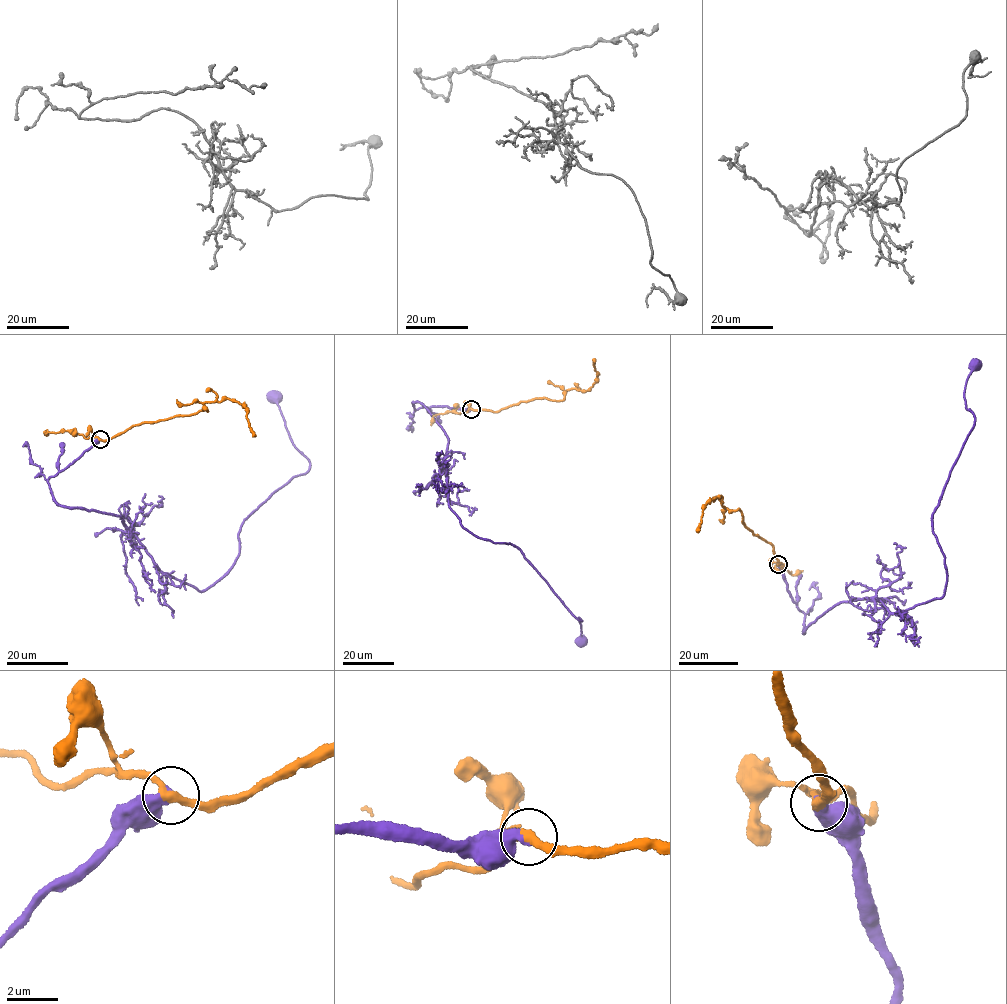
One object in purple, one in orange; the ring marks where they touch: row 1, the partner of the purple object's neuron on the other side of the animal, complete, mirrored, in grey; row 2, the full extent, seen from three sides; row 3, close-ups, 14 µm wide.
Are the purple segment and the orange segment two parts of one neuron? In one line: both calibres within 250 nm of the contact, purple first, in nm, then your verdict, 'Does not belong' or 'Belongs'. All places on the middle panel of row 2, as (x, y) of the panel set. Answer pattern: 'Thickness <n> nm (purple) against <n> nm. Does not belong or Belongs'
Thickness 480 nm (purple) against 300 nm. Belongs

